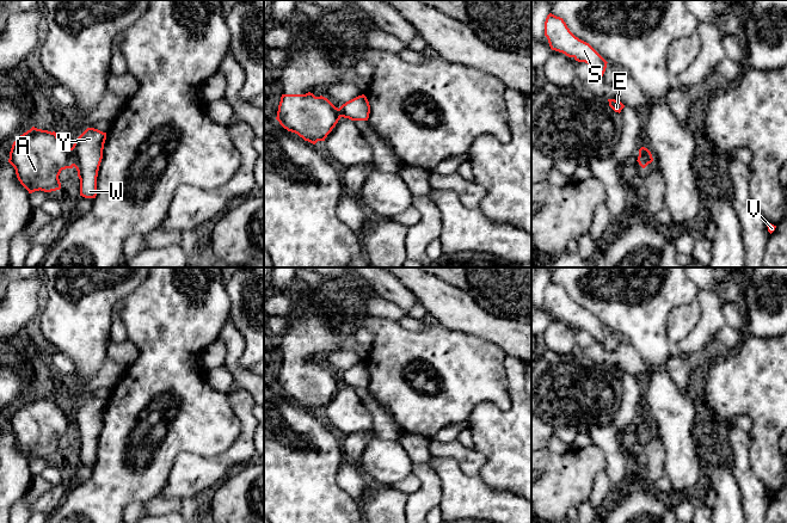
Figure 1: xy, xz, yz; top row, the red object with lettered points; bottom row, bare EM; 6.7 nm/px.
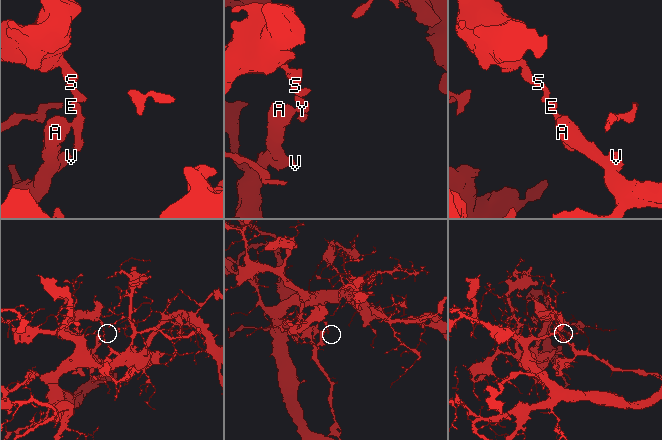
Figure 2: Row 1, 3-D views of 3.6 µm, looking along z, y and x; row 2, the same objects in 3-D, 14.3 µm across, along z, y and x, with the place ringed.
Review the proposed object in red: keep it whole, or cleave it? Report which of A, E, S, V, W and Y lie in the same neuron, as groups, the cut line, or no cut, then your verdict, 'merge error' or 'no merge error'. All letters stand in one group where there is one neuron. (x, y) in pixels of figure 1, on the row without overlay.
A V / E S W Y; cut in xy along (71, 416), (73, 432); merge error

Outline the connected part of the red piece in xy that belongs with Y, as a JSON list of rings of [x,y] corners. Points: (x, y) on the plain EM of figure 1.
[[[87,395],[72,414],[73,433],[80,447],[80,463],[85,466],[96,466],[97,463],[97,444],[105,407],[106,400]]]

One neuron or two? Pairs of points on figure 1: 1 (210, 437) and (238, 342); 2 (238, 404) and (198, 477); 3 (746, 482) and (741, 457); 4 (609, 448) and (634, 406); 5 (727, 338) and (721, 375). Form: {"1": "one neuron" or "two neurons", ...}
{"1": "two neurons", "2": "one neuron", "3": "one neuron", "4": "one neuron", "5": "two neurons"}

